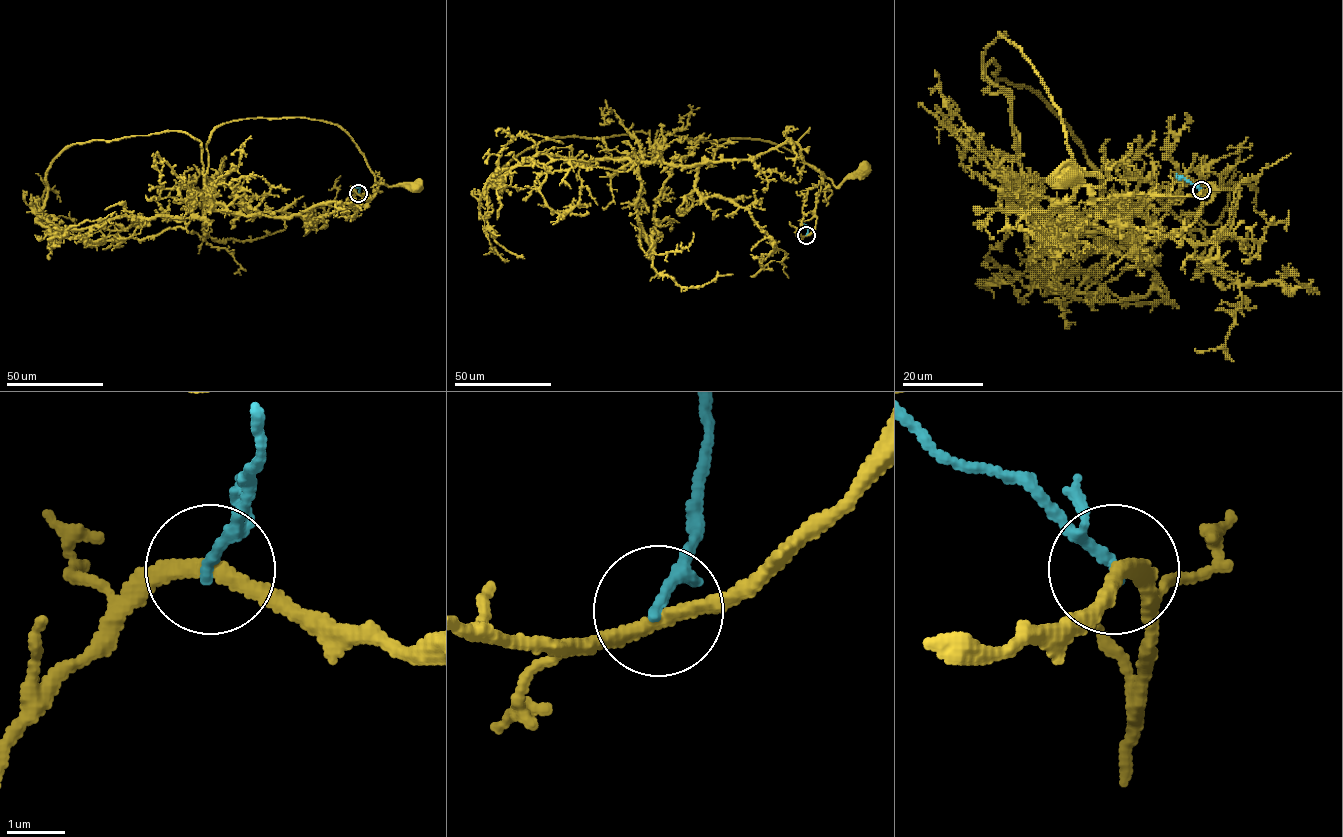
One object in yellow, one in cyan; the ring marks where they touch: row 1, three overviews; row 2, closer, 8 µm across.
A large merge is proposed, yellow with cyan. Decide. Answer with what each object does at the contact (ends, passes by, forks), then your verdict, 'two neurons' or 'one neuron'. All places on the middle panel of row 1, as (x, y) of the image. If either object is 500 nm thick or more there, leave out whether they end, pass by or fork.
yellow passes by | cyan ends | two neurons

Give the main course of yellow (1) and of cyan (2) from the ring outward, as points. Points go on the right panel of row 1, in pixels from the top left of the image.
1: (1201, 190), (1080, 185), (1004, 210), (1056, 234), (1011, 94), (983, 78), (999, 32), (1099, 175), (1063, 174)
2: (1201, 190), (1183, 177), (1178, 178), (1179, 175)

